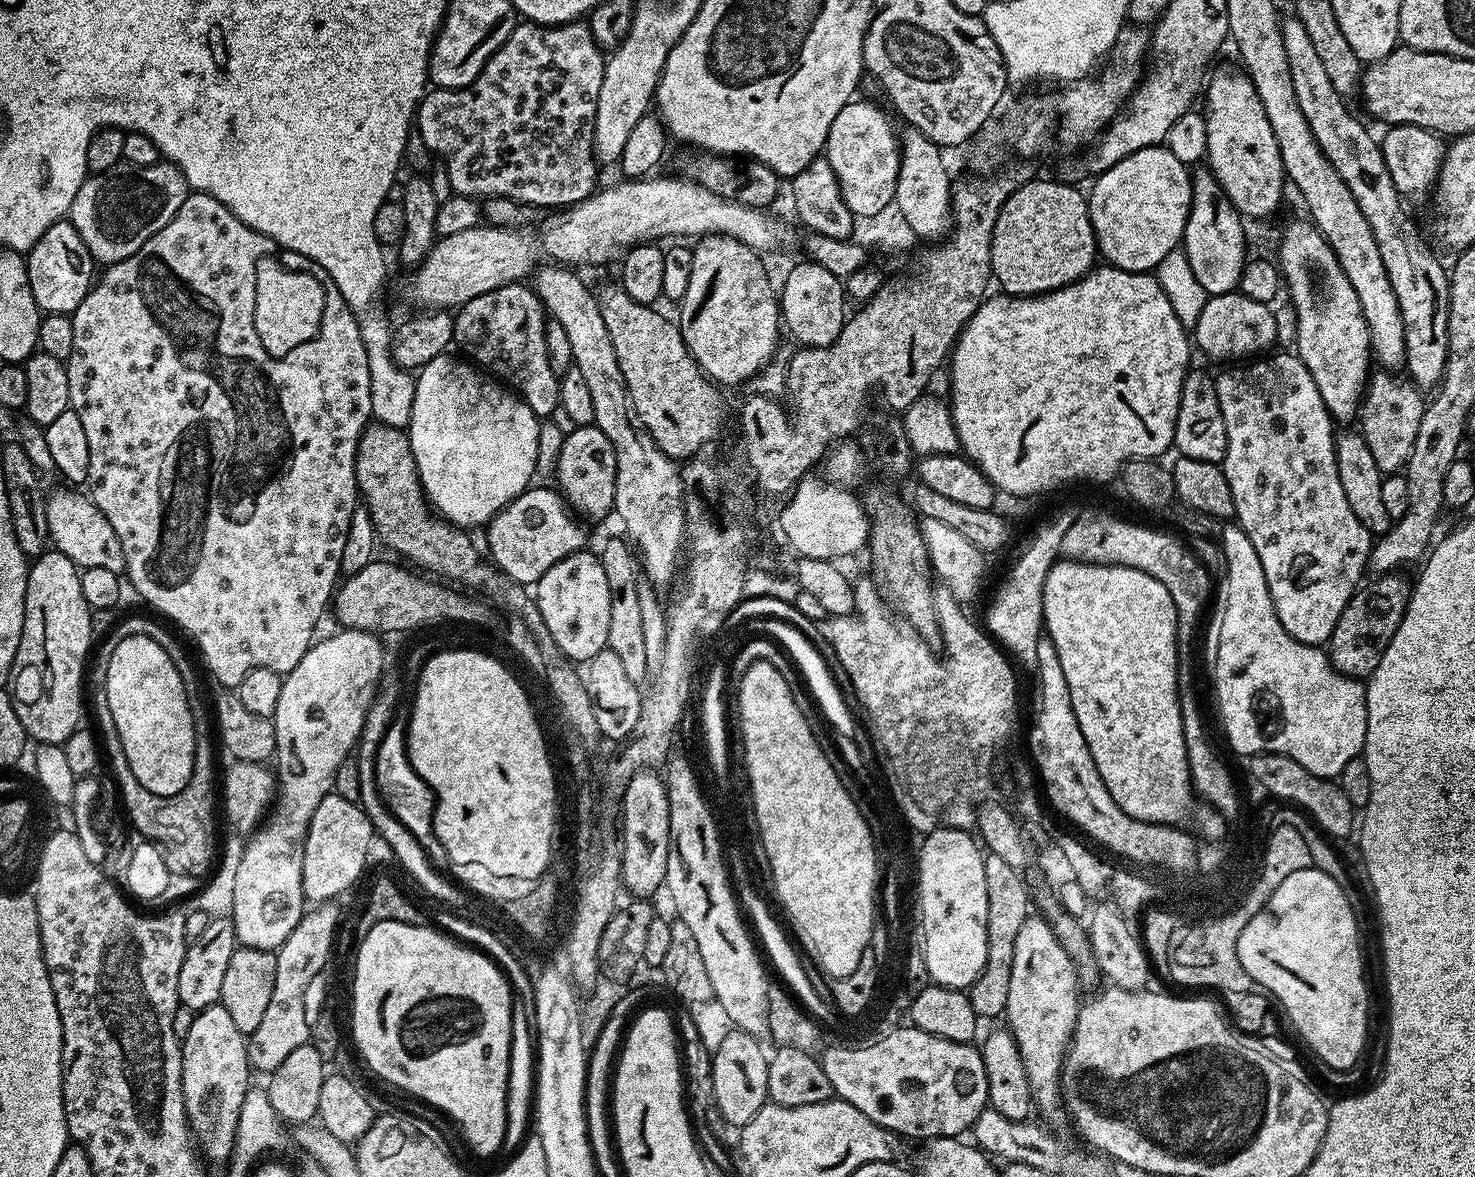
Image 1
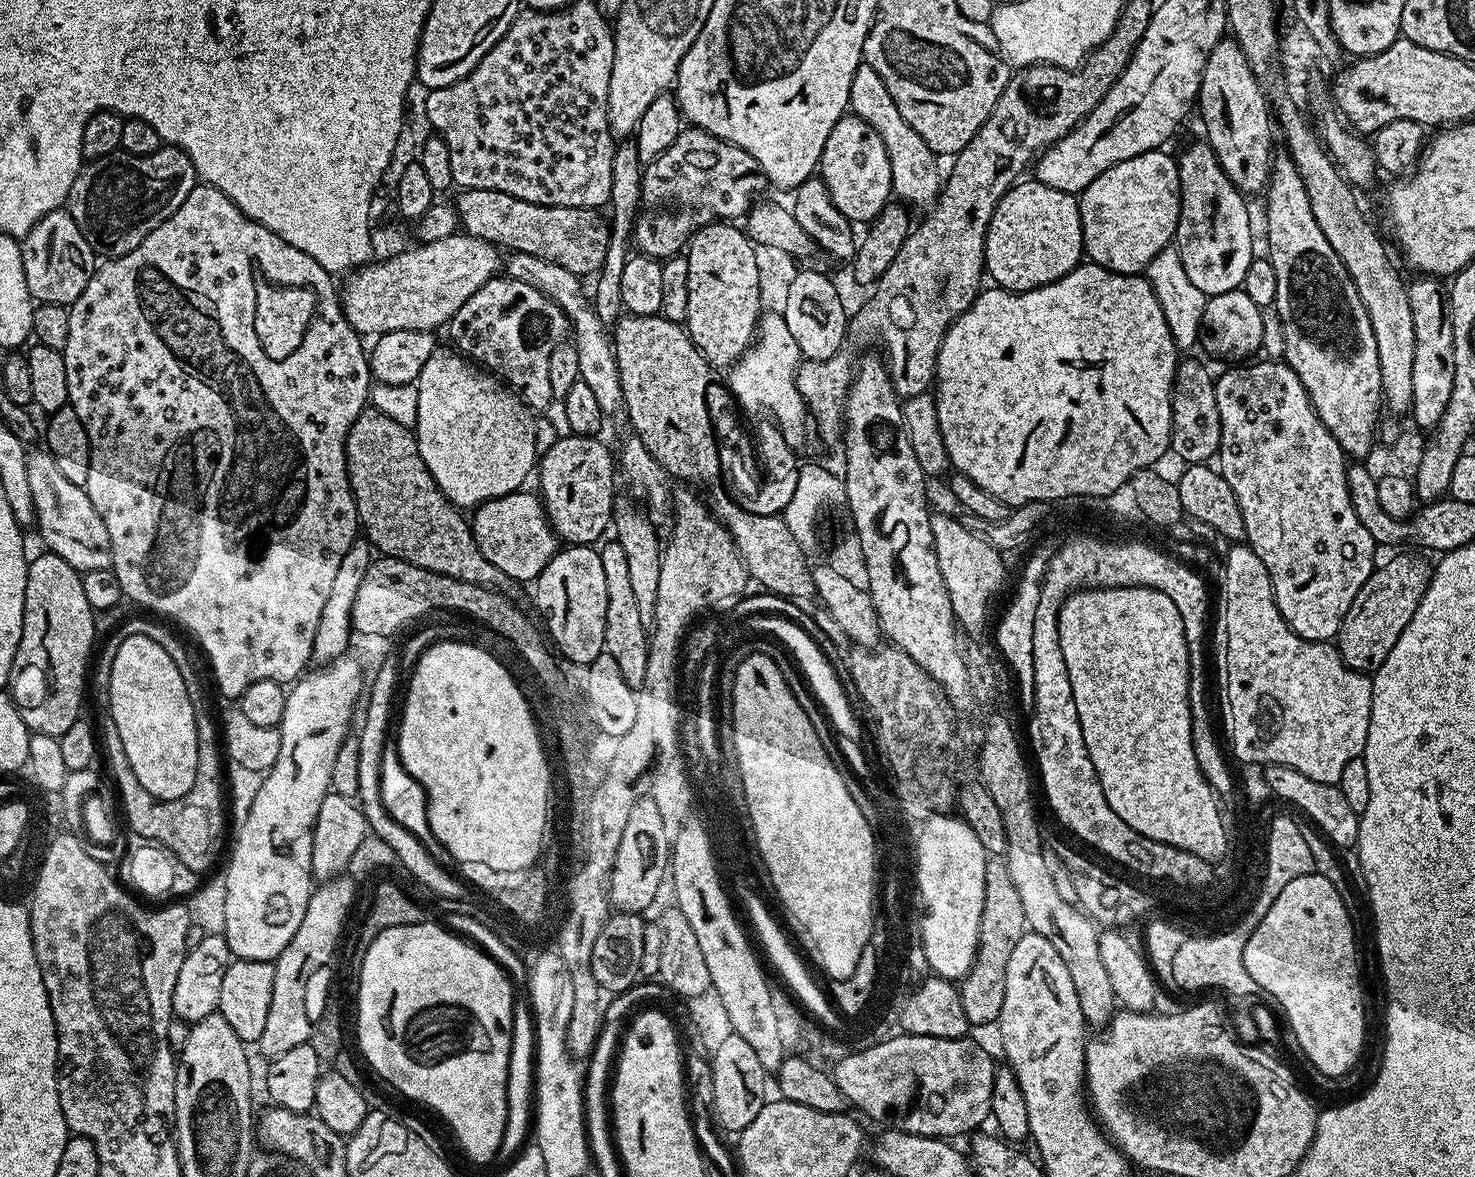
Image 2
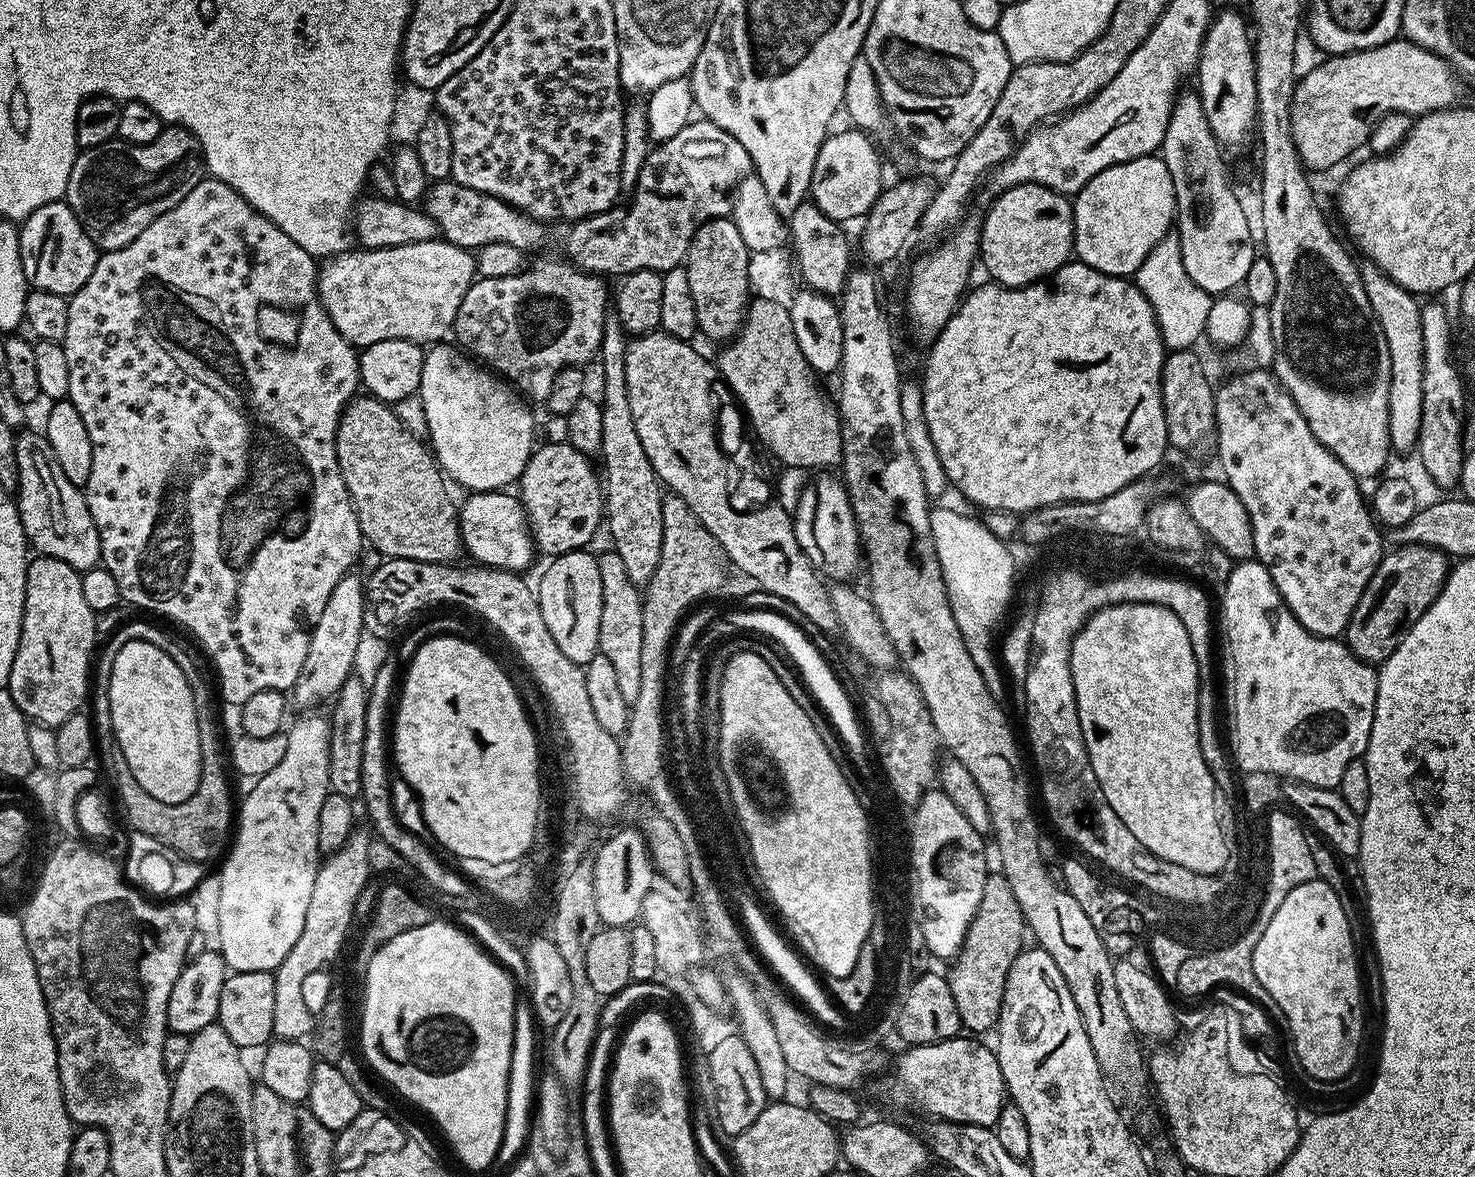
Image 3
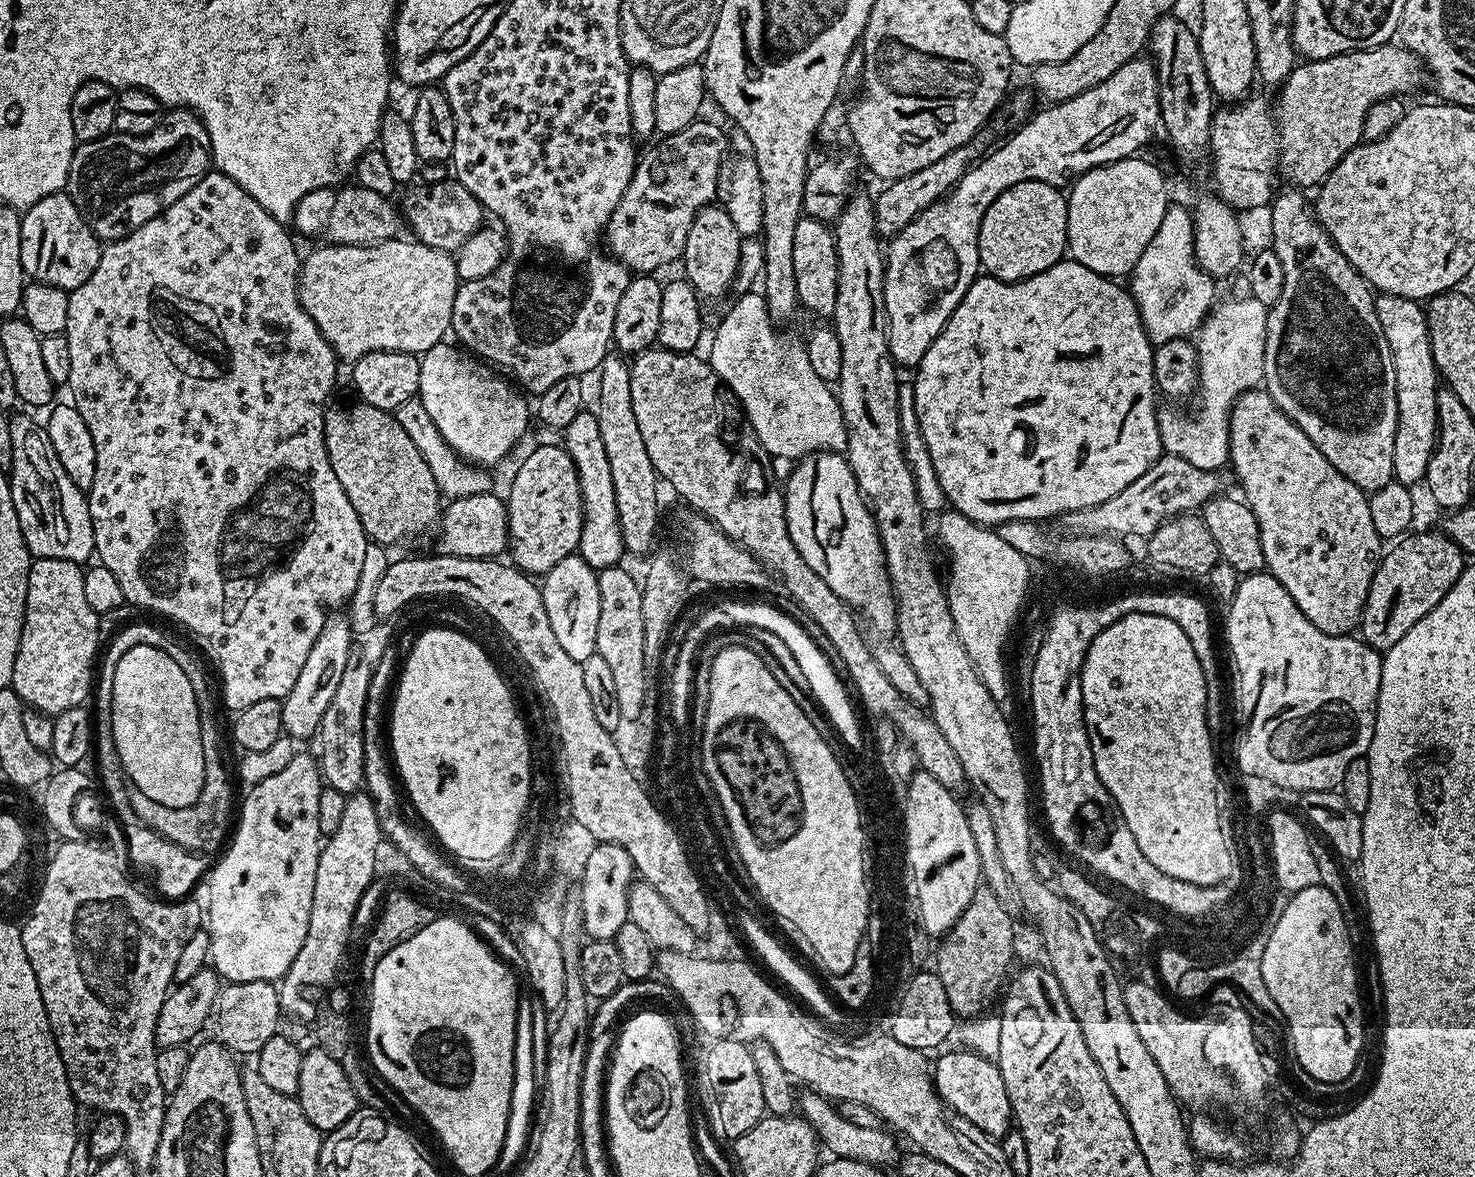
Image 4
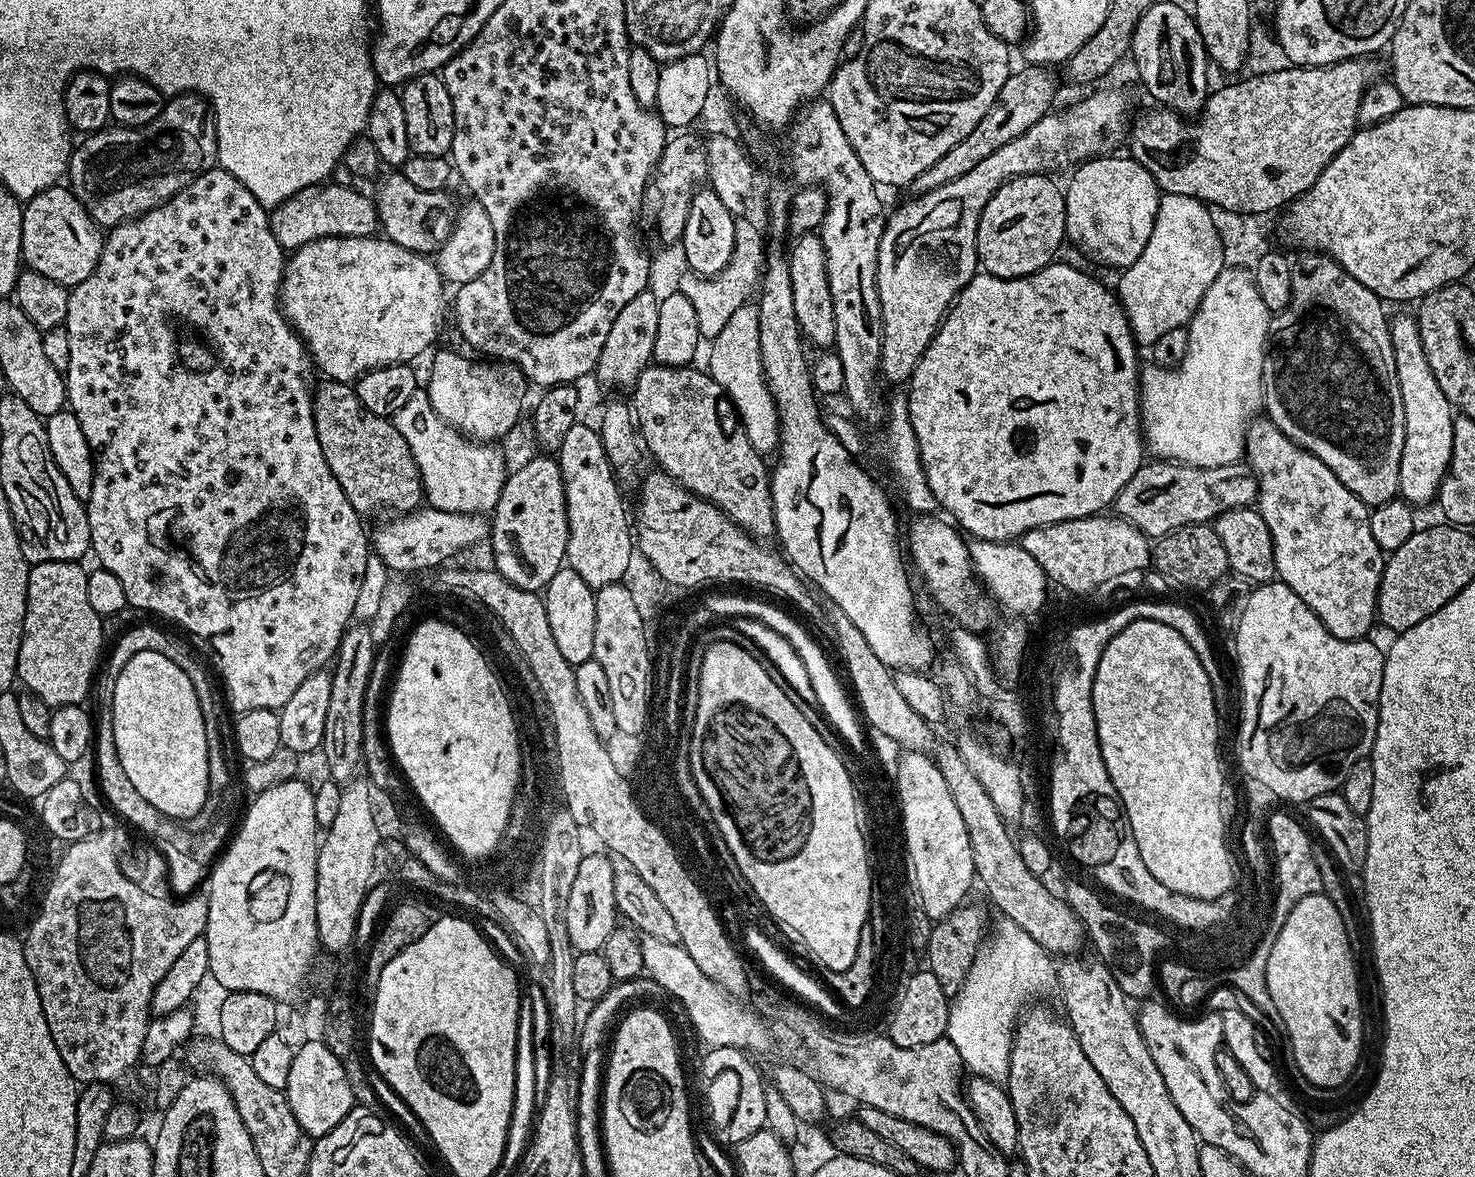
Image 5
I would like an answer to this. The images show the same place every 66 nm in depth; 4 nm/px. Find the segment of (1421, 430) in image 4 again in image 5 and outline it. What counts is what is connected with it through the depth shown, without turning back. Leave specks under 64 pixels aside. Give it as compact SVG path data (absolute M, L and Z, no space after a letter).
M1393 315L1388 333L1394 350L1398 394L1402 394L1404 415L1402 462L1398 466L1399 495L1409 504L1419 506L1427 500L1435 501L1444 473L1448 470L1454 436L1454 409L1446 394L1442 394L1442 386L1438 386L1438 378L1434 378L1434 370L1430 370L1430 362L1426 362L1426 350L1422 350L1420 327L1415 315Z

